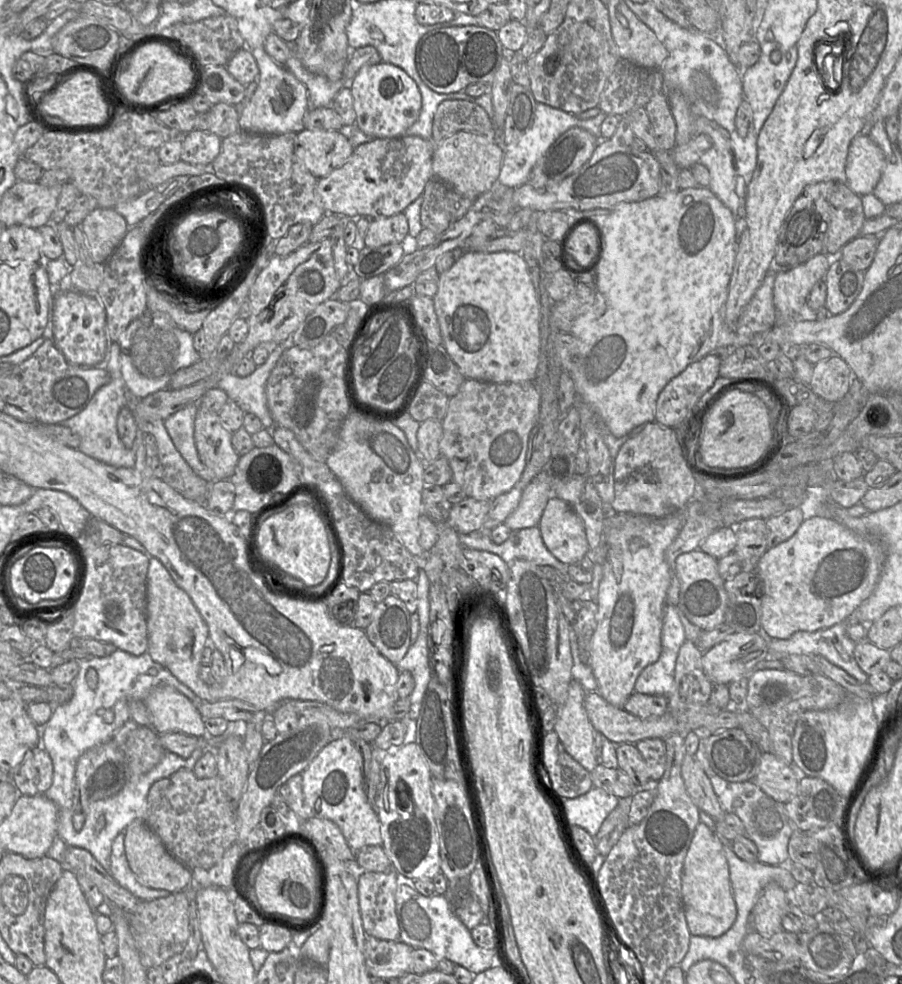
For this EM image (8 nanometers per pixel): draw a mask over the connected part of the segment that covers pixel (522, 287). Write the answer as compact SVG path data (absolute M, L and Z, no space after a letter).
M464 251L462 256L450 269L440 274L438 289L432 299L434 303L434 310L440 326L442 344L466 379L475 379L490 383L520 383L534 381L539 364L540 304L538 302L535 287L531 280L528 266L521 253L507 251L492 253Z

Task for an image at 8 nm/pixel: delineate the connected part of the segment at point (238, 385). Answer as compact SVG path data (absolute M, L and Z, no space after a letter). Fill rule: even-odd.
M283 344L271 346L266 362L258 366L252 374L240 377L235 373L228 373L216 386L225 391L229 400L237 403L245 413L255 414L264 429L272 429L275 426L267 405L266 382L285 349Z

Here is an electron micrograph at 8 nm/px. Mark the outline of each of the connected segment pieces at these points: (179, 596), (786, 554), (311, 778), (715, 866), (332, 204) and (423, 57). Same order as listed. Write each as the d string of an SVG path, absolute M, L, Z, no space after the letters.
M155 557L149 559L147 573L146 622L147 652L153 661L168 669L200 699L211 701L209 686L199 677L202 651L210 645L208 626L188 594L176 585L168 570Z
M805 519L792 537L767 549L756 566L762 584L761 631L769 638L787 639L798 631L815 632L844 621L874 591L884 561L885 552L876 541L858 535L837 519Z
M334 736L301 775L308 815L326 818L337 824L354 854L365 846L382 846L381 824L377 813L368 803L360 757L351 738Z
M699 823L684 859L681 892L687 926L692 936L716 938L727 932L737 916L724 842L703 823Z
M415 135L374 139L359 145L351 157L329 175L319 178L316 196L326 213L350 219L358 217L385 218L401 213L422 195L433 177L431 140Z
M474 25L452 26L424 35L416 46L415 63L426 86L436 93L450 94L471 84L489 86L505 53L494 30Z

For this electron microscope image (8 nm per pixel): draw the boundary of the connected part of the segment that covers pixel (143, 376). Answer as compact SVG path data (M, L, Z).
M146 310L120 335L121 373L129 392L139 399L168 388L172 375L200 360L193 347L193 334L180 329L166 314Z

